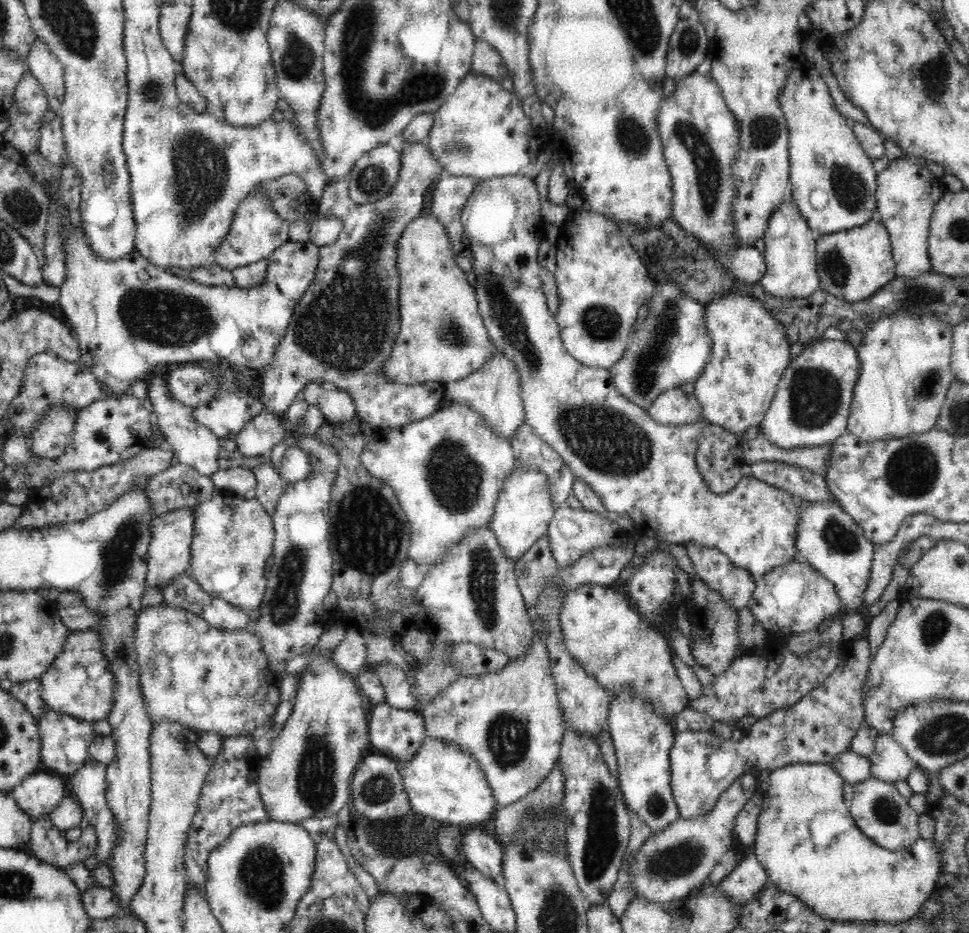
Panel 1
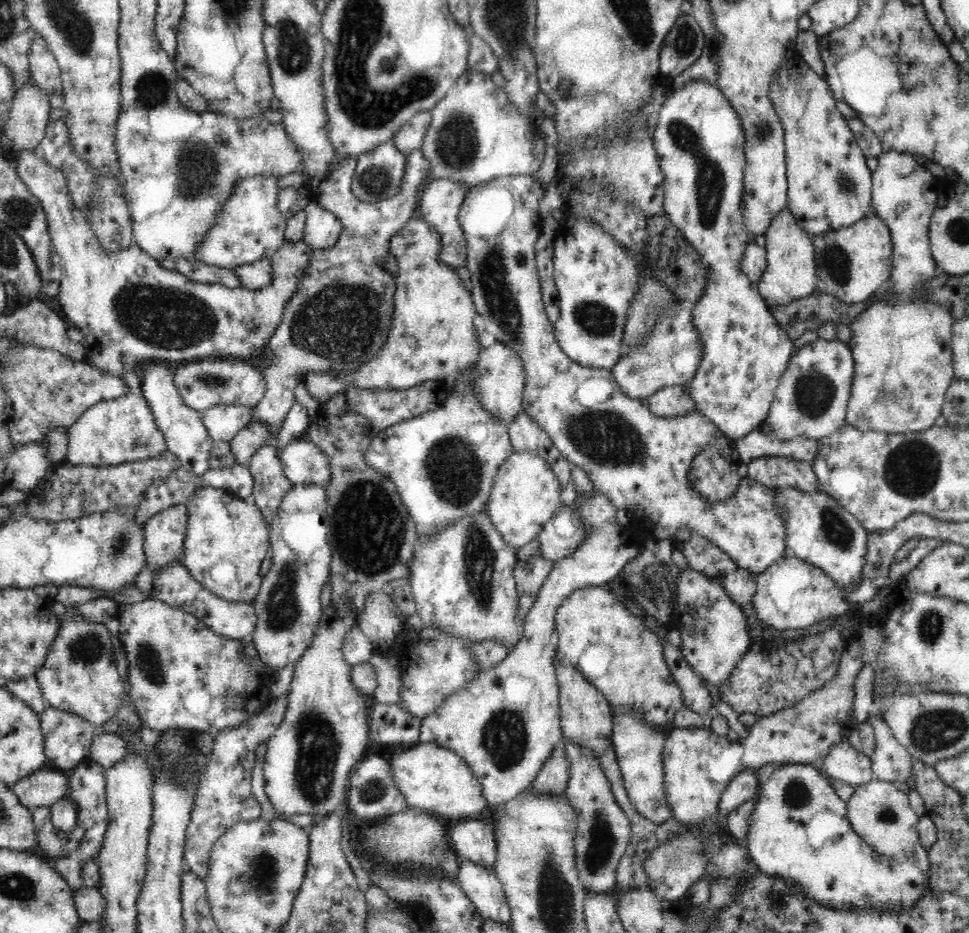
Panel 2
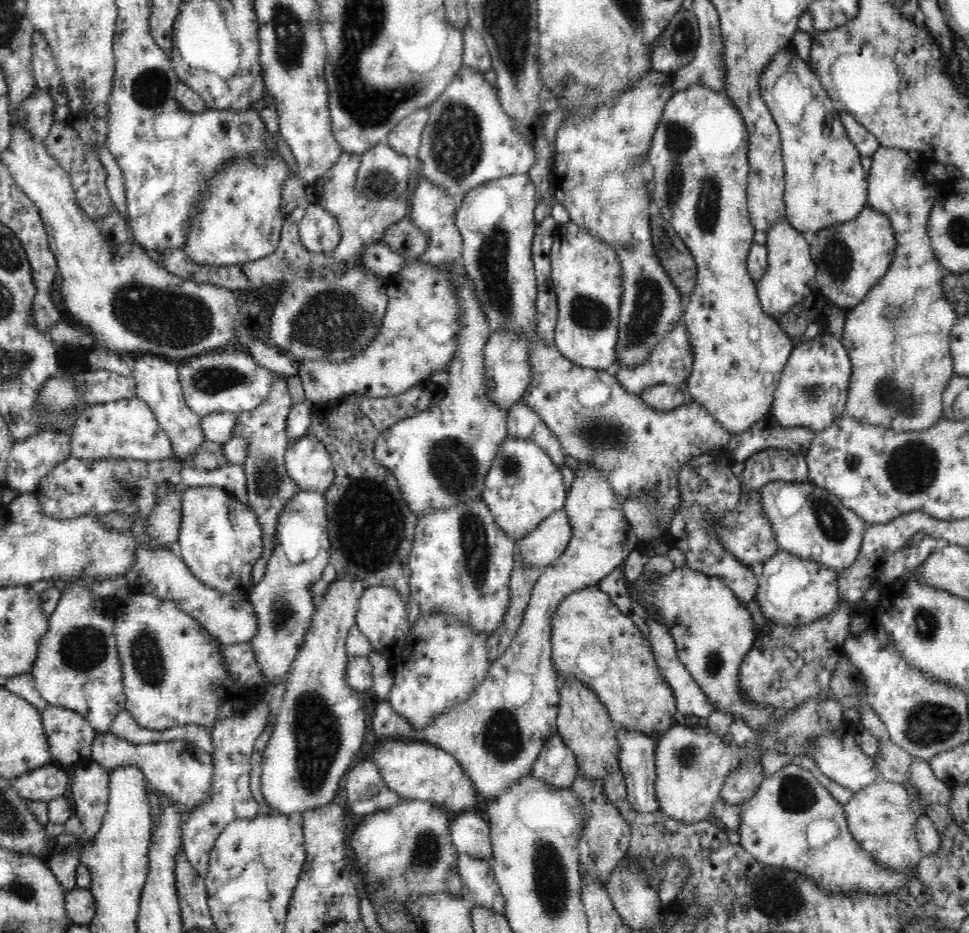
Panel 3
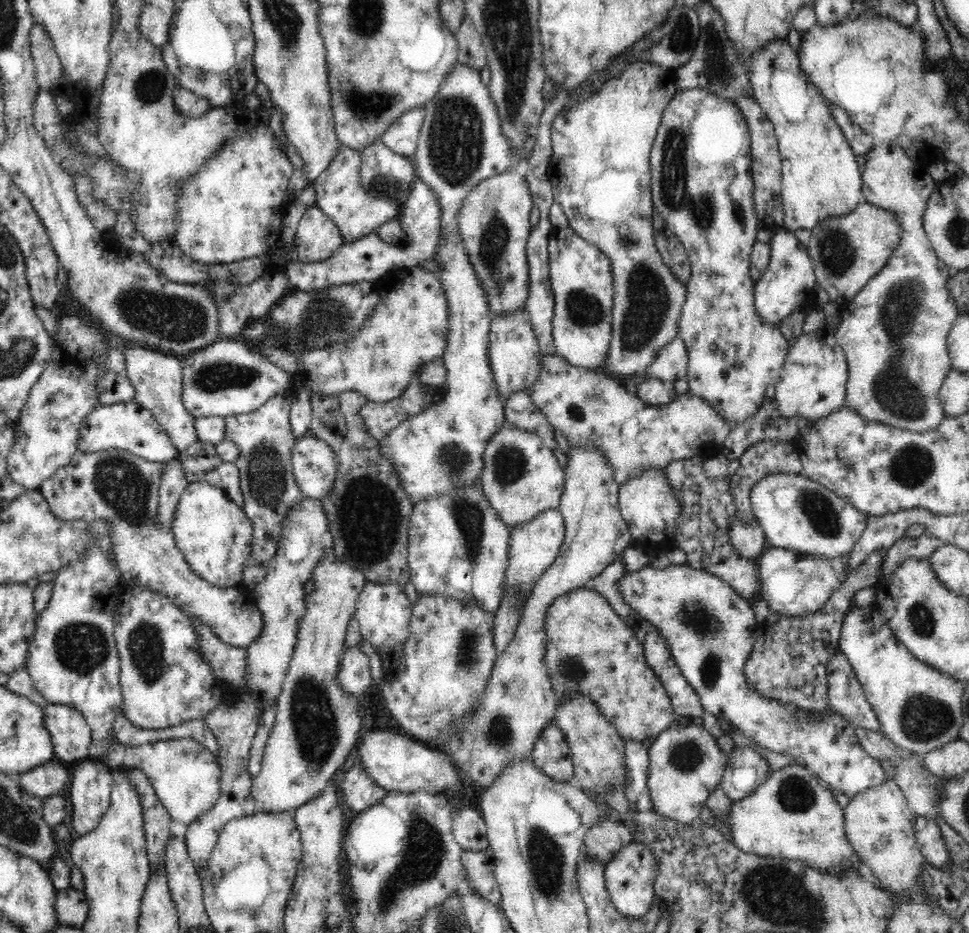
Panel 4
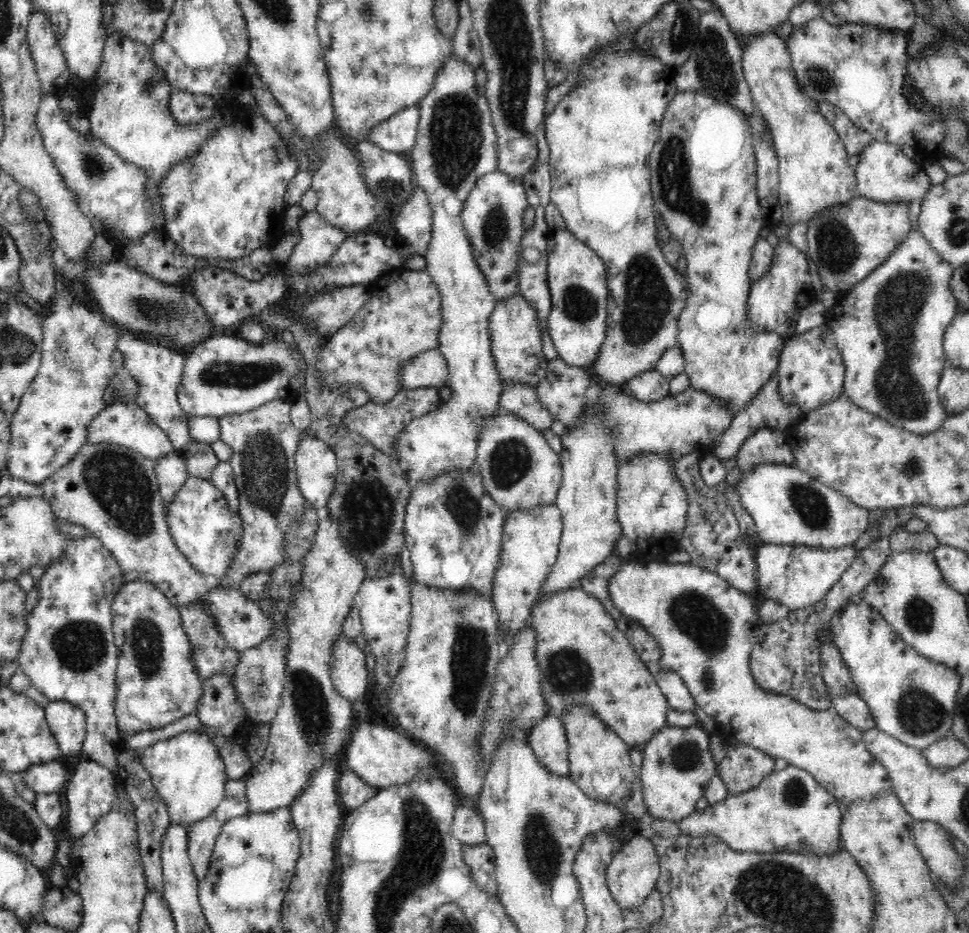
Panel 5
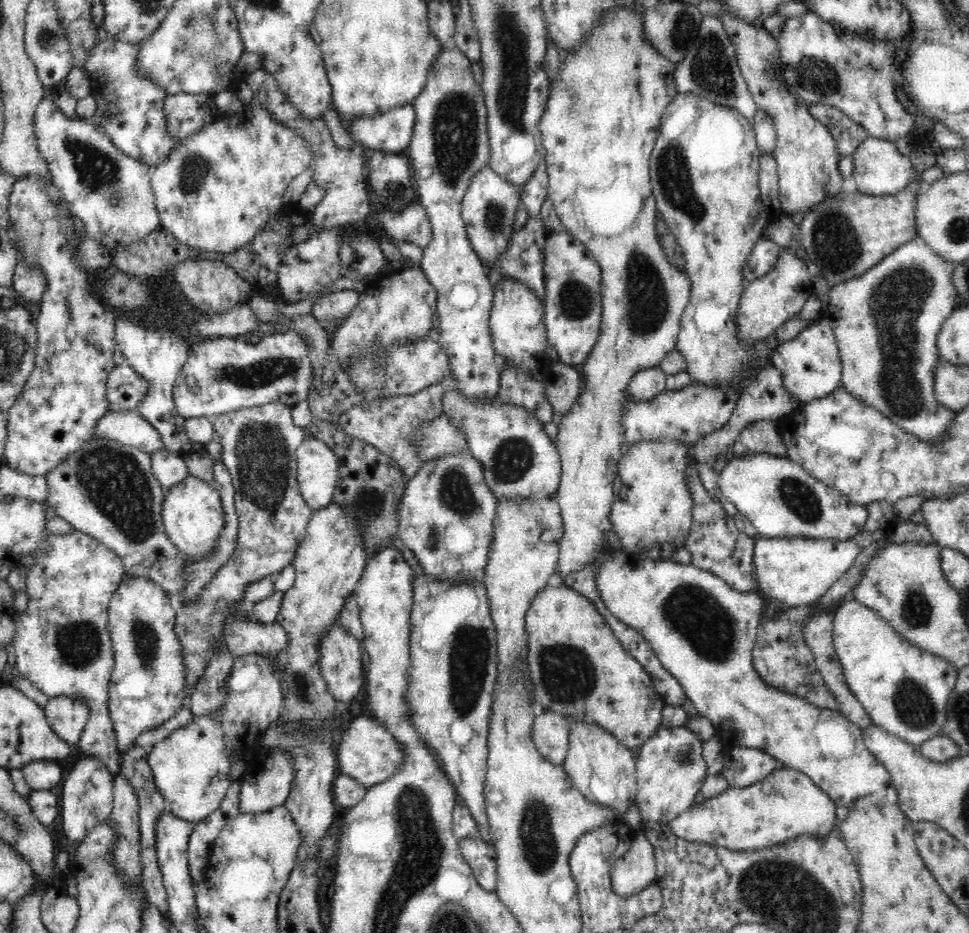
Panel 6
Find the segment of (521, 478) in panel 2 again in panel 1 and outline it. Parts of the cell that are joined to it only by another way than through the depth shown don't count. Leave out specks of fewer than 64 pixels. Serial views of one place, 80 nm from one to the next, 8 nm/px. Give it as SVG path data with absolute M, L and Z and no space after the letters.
M516 462L512 472L505 478L496 499L490 526L510 561L516 562L536 540L547 534L555 513L552 502L550 483L546 481L546 474L538 471L538 467L534 465Z

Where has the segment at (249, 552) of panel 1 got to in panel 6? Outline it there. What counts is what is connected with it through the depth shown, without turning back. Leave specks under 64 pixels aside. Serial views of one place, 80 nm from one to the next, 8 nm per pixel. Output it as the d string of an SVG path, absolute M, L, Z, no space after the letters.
M189 474L181 483L171 486L164 493L161 513L168 538L186 555L192 559L203 559L215 551L226 512L223 512L219 492L210 483Z

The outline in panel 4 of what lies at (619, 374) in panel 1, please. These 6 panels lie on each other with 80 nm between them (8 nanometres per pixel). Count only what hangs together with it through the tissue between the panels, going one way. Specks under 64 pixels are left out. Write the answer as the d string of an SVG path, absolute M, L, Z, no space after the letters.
M678 334L672 342L668 342L664 348L658 350L658 356L654 358L654 362L646 368L642 375L624 377L621 383L632 395L637 392L636 384L646 378L658 378L658 380L673 384L687 376L688 361L686 345Z

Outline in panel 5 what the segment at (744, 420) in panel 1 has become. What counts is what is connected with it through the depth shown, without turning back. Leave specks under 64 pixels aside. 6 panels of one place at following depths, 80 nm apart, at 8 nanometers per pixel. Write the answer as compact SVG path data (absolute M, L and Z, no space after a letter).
M695 90L678 92L667 106L658 142L649 158L656 210L680 242L687 263L688 298L679 319L677 338L685 358L685 373L692 388L726 403L726 407L732 409L732 416L750 403L774 374L778 374L779 356L786 341L780 330L756 332L750 328L748 317L748 295L753 284L750 262L760 232L767 223L758 202L754 150L744 150L746 120L742 109L727 102L718 102Z

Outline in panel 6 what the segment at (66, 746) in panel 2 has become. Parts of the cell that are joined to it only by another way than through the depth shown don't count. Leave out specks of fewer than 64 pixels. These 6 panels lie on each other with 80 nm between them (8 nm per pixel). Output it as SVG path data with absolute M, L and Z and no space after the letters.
M56 695L43 709L54 733L71 748L78 746L90 716L86 701L82 697Z

